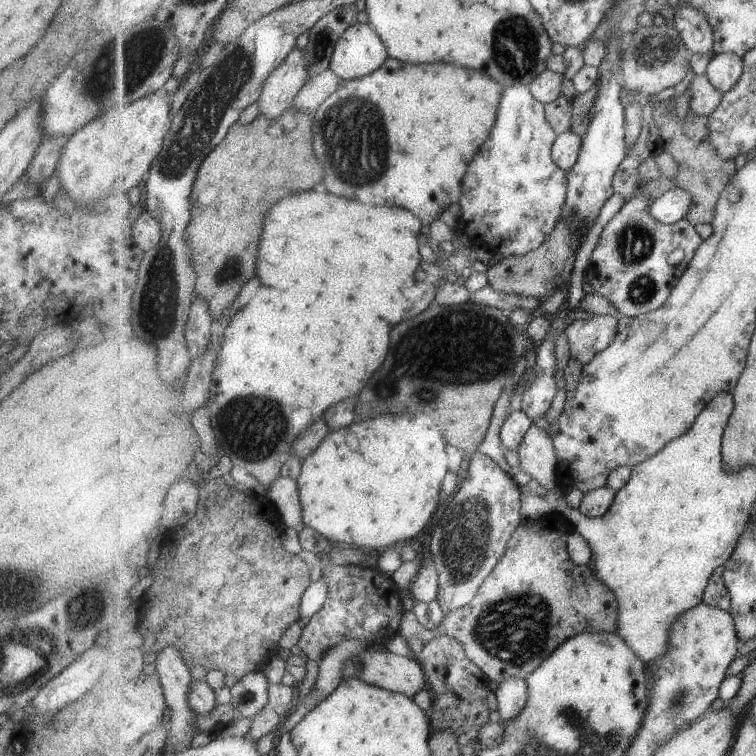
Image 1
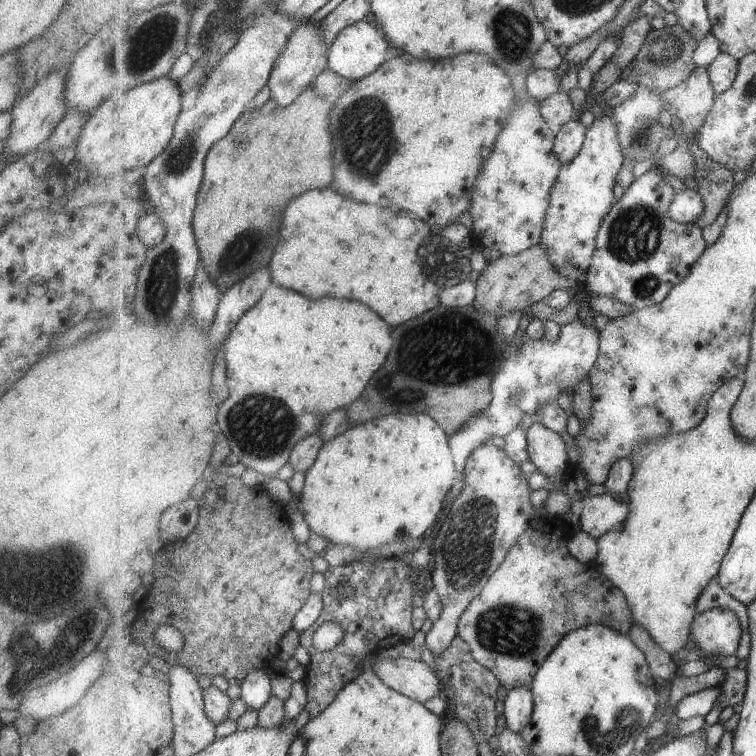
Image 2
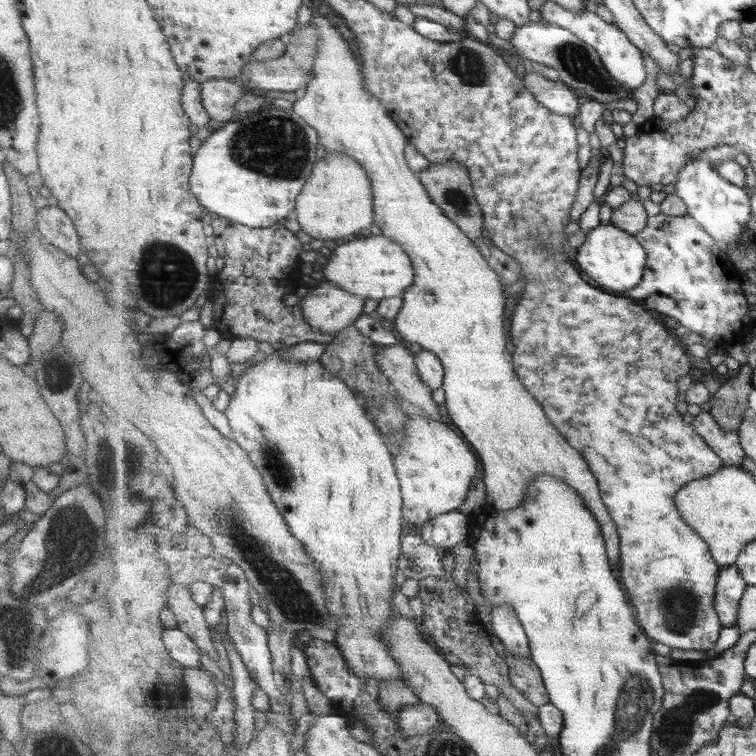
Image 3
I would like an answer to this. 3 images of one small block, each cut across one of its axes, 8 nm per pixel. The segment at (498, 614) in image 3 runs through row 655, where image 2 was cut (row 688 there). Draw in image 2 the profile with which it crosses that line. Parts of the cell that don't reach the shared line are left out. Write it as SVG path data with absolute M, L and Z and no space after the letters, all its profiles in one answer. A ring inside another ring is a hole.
M520 686L508 691L505 699L505 714L507 728L521 734L524 728L531 724L535 708L532 687Z

